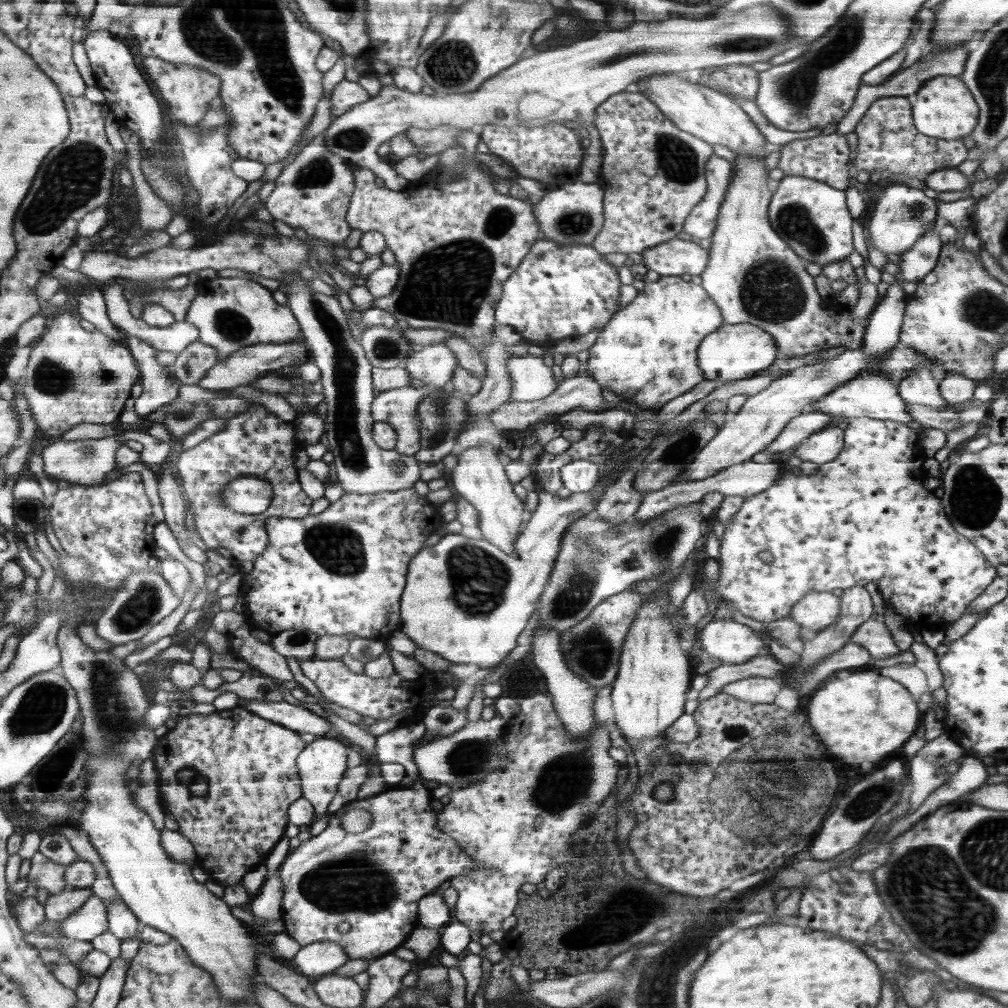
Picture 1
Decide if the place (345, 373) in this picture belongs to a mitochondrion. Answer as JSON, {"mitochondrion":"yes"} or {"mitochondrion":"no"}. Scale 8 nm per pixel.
{"mitochondrion":"yes"}

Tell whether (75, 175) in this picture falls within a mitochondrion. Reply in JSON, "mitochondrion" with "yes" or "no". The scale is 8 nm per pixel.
{"mitochondrion":"yes"}

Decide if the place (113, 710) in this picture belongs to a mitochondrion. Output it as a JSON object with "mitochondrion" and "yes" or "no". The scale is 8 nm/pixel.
{"mitochondrion":"yes"}

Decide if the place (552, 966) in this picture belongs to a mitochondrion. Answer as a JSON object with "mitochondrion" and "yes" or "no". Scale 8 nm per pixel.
{"mitochondrion":"no"}

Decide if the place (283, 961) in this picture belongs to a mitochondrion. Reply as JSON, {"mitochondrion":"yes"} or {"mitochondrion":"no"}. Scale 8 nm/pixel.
{"mitochondrion":"no"}

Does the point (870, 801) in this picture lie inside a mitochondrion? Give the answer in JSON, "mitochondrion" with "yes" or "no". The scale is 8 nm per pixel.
{"mitochondrion":"yes"}

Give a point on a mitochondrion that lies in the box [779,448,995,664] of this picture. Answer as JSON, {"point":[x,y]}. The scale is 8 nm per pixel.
{"point":[968,495]}

